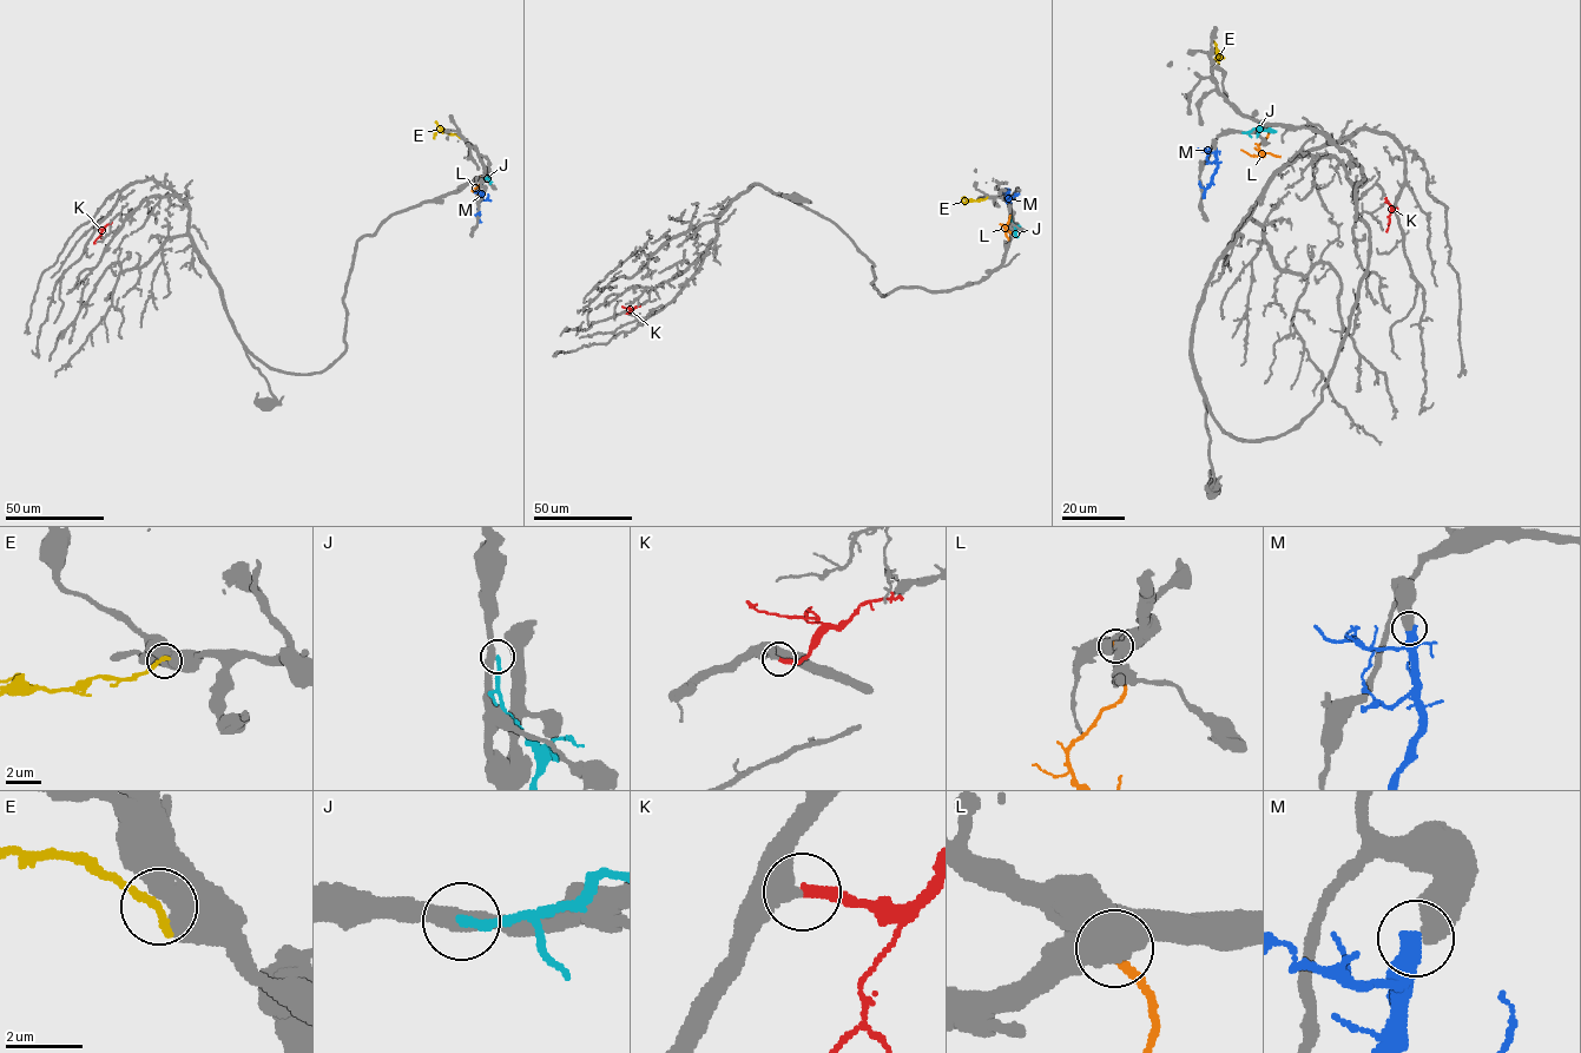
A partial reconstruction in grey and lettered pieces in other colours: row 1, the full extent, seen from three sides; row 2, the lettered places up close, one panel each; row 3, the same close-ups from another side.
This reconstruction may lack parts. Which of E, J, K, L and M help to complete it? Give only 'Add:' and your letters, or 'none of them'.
Add: K

